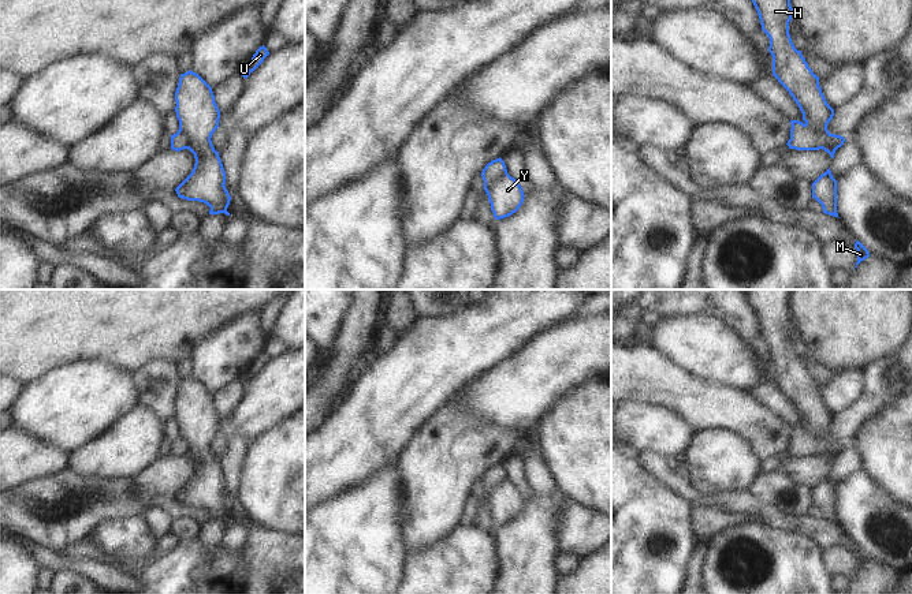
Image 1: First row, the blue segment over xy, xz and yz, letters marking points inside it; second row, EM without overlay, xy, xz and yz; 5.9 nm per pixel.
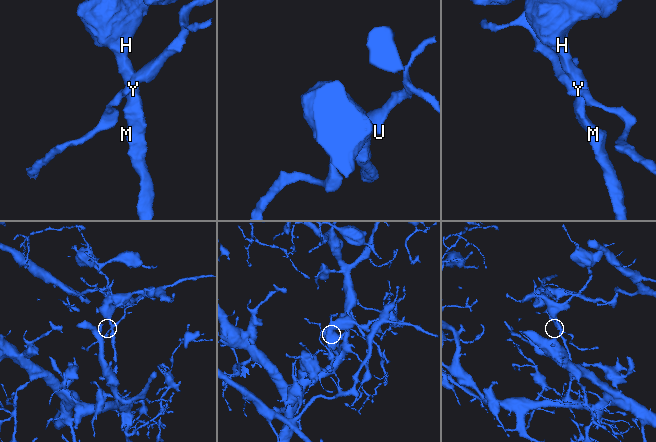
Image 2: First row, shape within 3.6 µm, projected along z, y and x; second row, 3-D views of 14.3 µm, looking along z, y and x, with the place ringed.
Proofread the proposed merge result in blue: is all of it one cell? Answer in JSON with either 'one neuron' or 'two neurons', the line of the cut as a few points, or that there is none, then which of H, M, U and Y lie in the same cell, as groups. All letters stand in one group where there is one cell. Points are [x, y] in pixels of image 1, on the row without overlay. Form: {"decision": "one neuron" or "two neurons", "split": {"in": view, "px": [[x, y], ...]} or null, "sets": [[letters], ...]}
{"decision": "two neurons", "split": {"in": "xz", "px": [[506, 478], [490, 490], [487, 499]]}, "sets": [["H", "M", "Y"], ["U"]]}

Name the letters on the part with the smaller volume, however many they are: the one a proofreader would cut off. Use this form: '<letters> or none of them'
U

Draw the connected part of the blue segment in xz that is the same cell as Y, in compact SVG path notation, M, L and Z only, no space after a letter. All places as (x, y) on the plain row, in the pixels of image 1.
M509 479L494 485L488 493L488 507L495 526L515 519L524 508L522 493Z

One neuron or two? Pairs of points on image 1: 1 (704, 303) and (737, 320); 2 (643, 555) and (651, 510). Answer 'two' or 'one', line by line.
1: one
2: one

